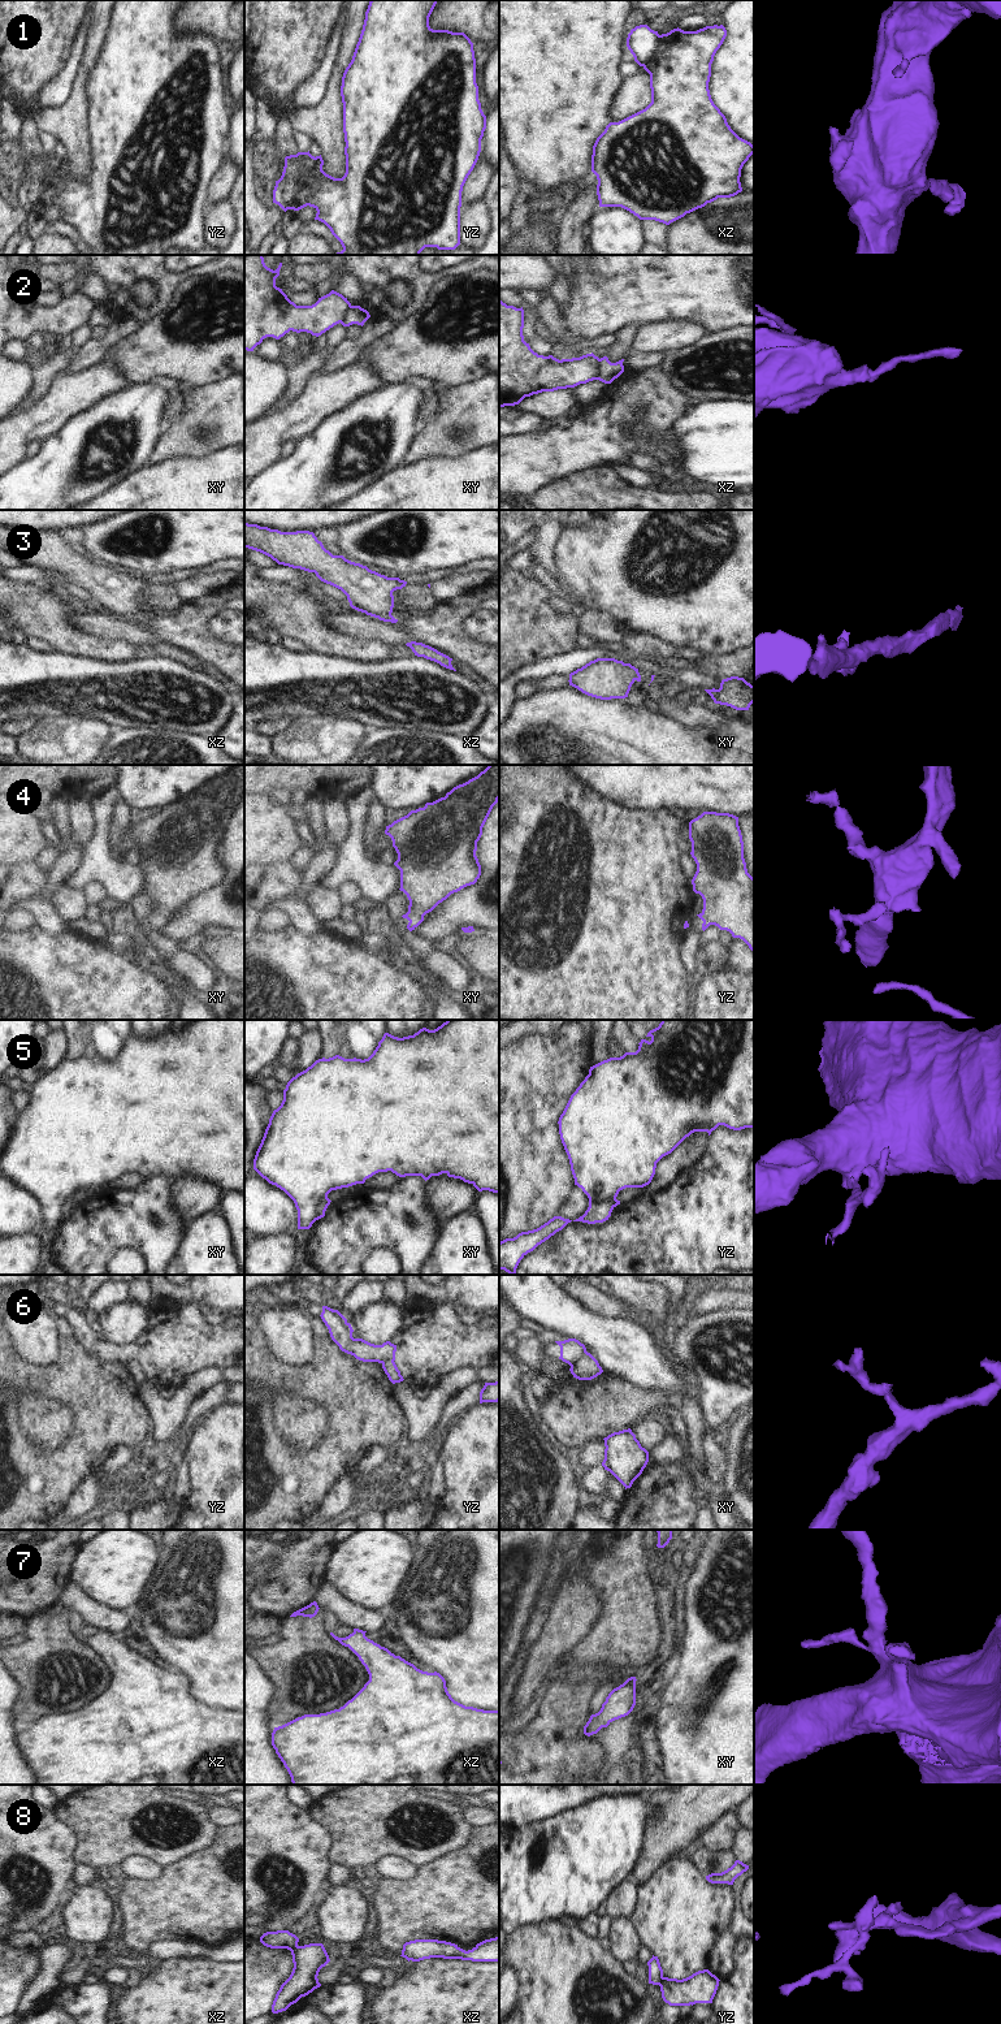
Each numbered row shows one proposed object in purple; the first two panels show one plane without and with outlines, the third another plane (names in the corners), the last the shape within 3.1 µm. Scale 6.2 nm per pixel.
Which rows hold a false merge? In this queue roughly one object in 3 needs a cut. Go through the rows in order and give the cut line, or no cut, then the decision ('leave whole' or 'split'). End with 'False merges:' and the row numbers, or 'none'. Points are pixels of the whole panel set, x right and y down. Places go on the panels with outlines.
1: cut yz (300, 152), (307, 167), (298, 178), (294, 206), (291, 208); split
2: cut xz (599, 359), (596, 379); split
3: cut none; leave whole
4: cut none; leave whole
5: cut yz (589, 1201), (612, 1198), (615, 1206); split
6: cut xy (585, 1350), (571, 1366); split
7: cut none; leave whole
8: cut yz (663, 1977), (659, 1985); split
False merges: 1, 2, 5, 6, 8

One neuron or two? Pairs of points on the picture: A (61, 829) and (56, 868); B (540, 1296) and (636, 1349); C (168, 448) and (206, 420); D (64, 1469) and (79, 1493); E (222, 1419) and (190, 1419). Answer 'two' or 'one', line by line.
A: one
B: one
C: one
D: two
E: two

